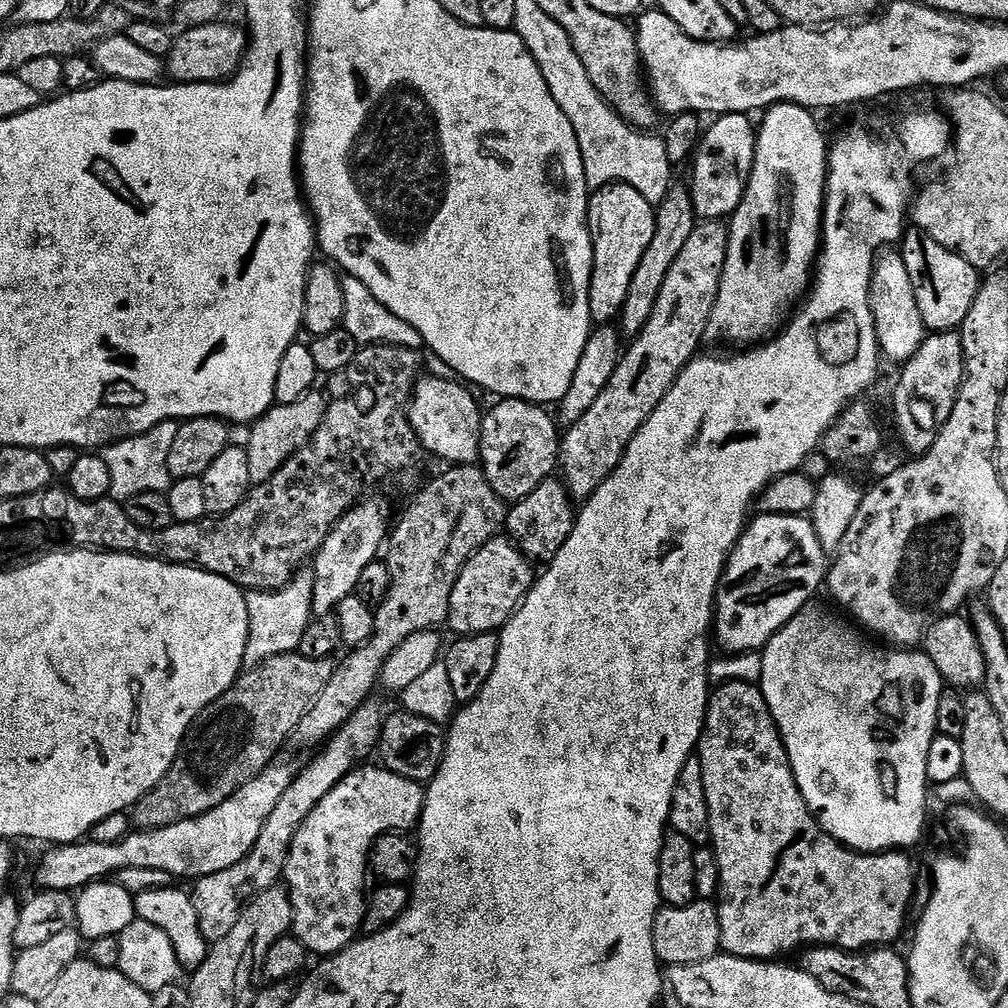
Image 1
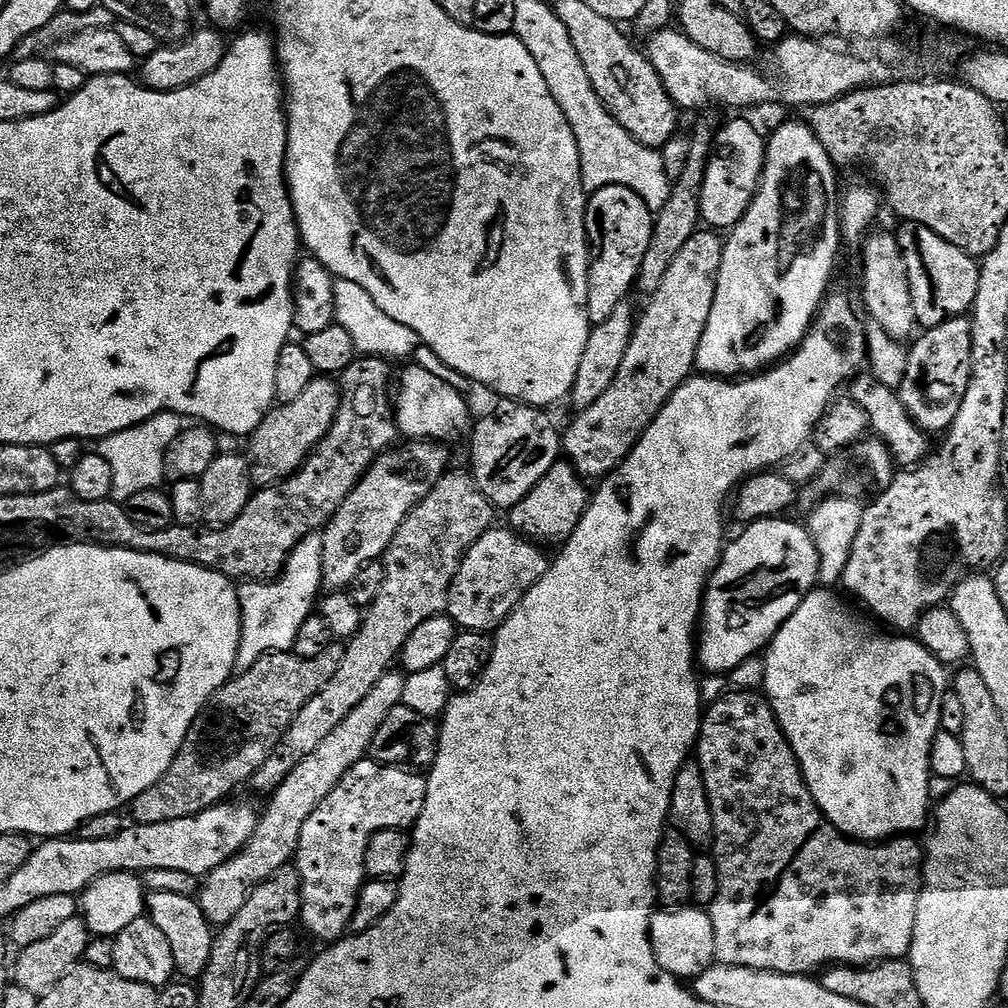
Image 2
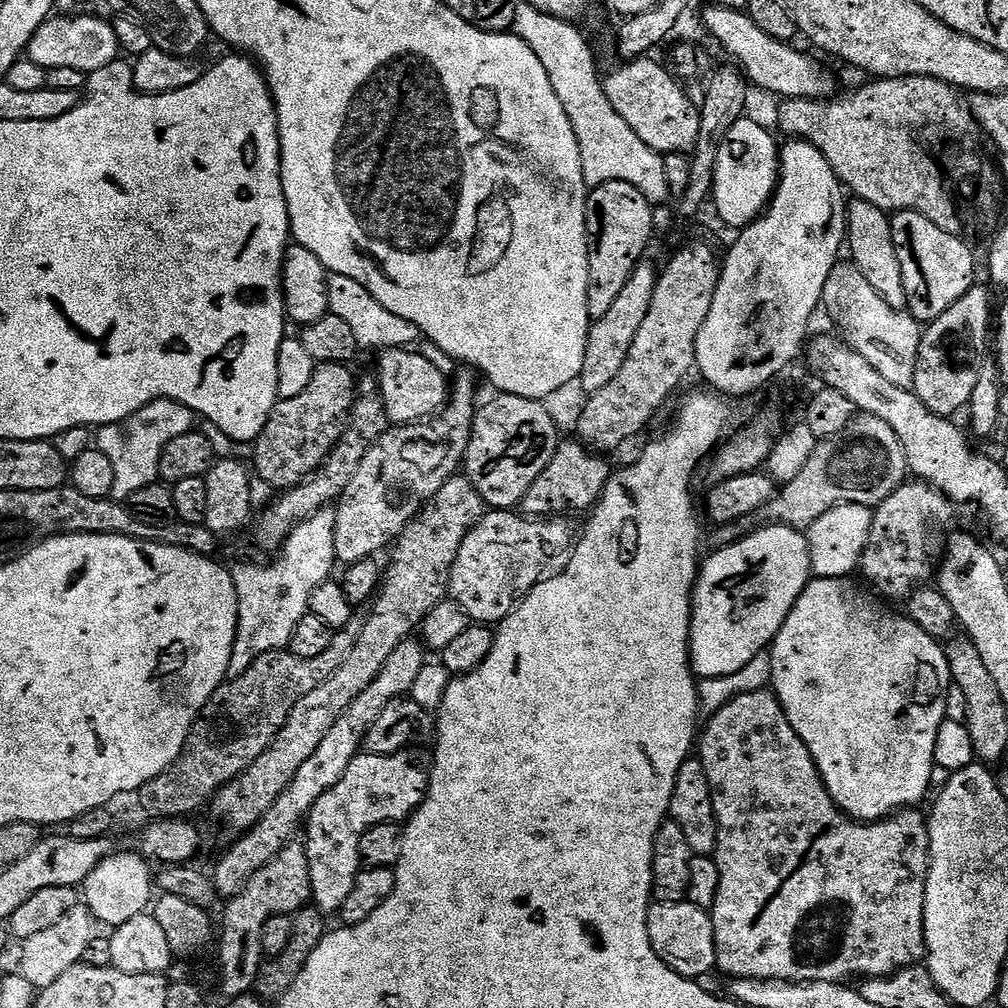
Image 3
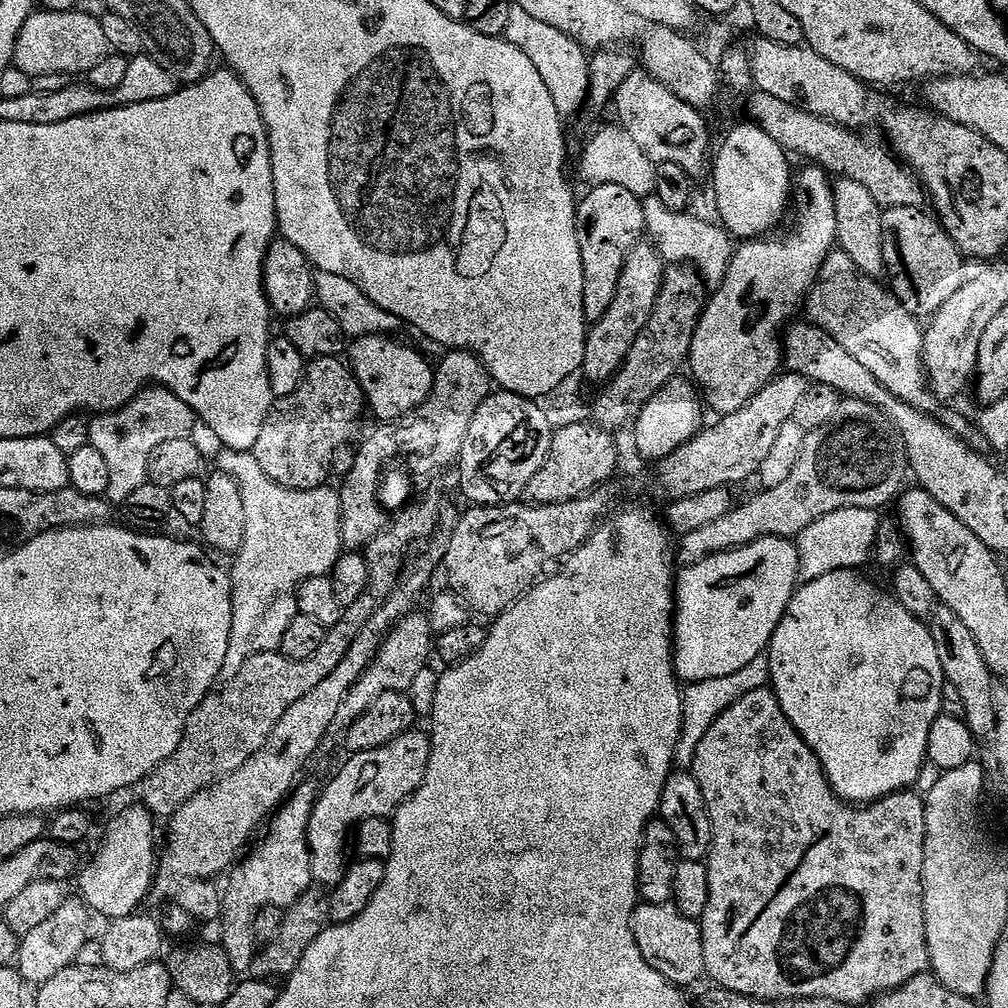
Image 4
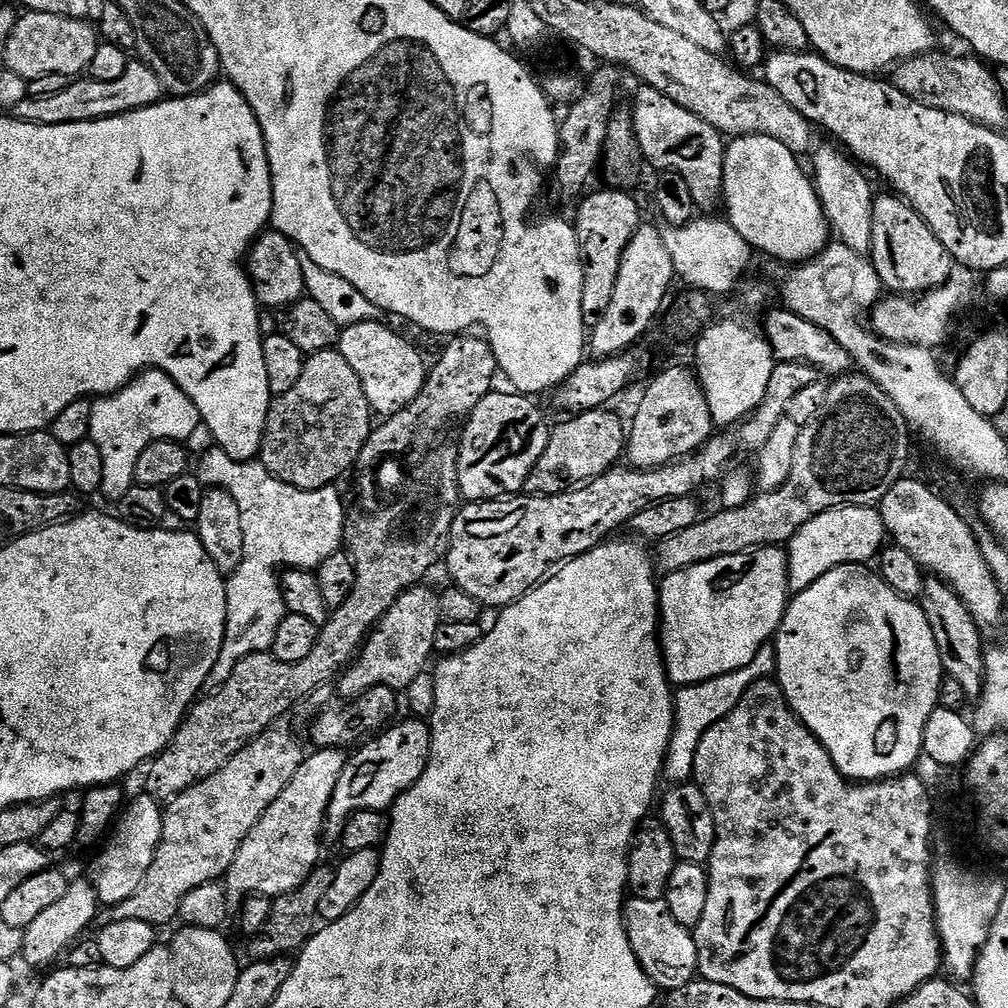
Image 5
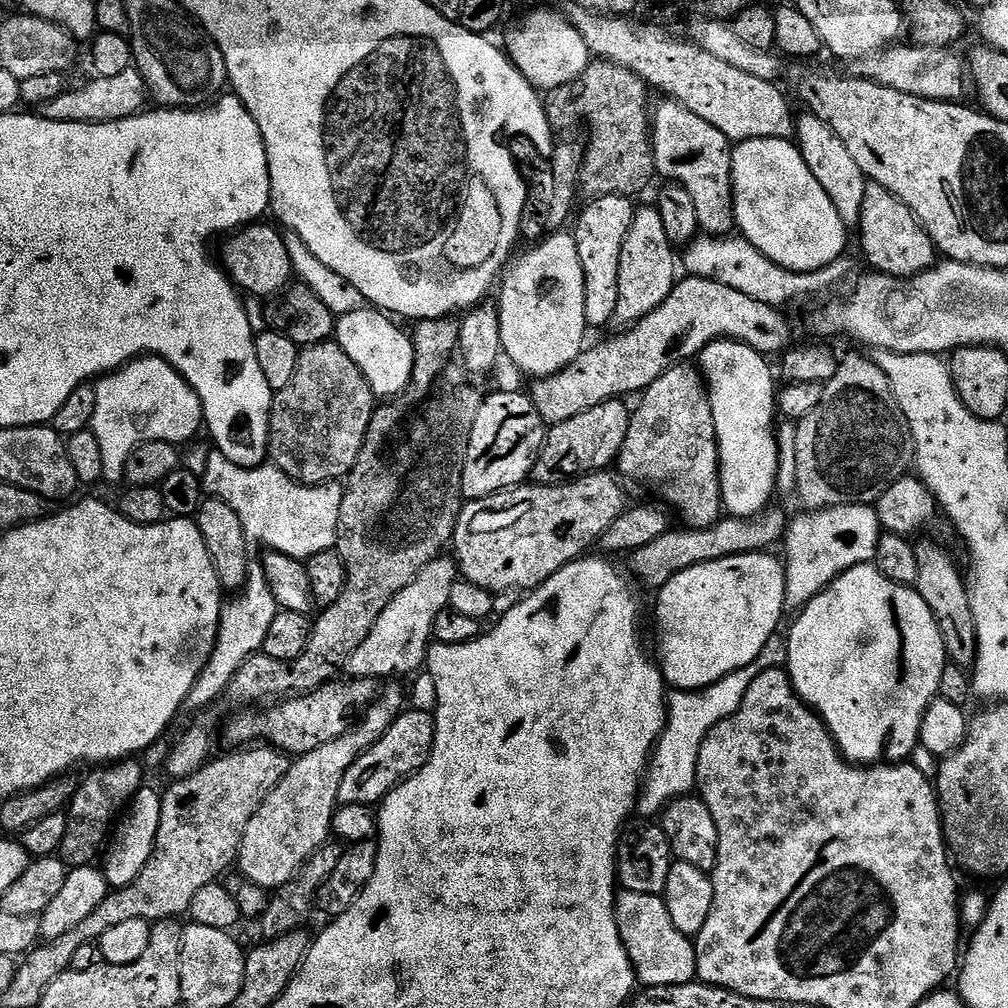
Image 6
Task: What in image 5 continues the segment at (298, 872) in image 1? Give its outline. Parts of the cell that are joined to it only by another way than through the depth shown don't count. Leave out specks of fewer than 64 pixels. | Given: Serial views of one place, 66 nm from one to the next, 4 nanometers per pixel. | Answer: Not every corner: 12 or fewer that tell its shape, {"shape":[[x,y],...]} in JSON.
{"shape":[[423,719],[351,753],[326,821],[339,838],[362,810],[387,813],[432,753]]}

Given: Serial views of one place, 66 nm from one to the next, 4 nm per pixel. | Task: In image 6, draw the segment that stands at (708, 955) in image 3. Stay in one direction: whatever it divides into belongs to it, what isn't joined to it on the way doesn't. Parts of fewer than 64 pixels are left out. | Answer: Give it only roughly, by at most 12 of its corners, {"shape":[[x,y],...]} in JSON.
{"shape":[[617,891],[616,921],[643,987],[697,979],[695,943],[663,895]]}

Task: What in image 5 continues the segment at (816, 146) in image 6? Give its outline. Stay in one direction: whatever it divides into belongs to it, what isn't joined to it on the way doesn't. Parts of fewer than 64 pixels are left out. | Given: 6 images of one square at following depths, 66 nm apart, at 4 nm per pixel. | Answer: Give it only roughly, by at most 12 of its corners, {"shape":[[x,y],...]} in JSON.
{"shape":[[839,147],[810,172],[835,239],[871,253],[874,191]]}

